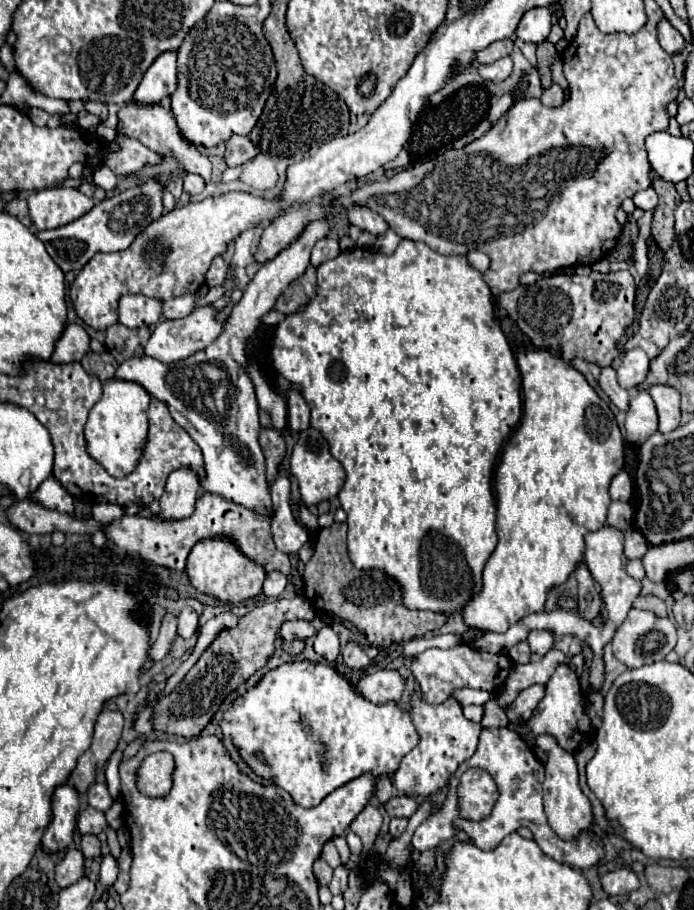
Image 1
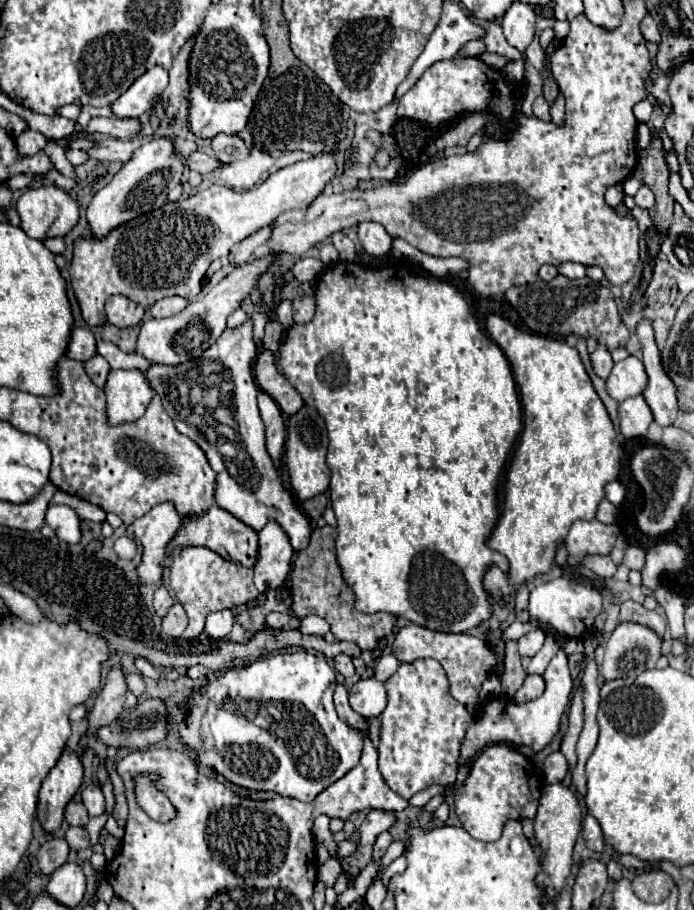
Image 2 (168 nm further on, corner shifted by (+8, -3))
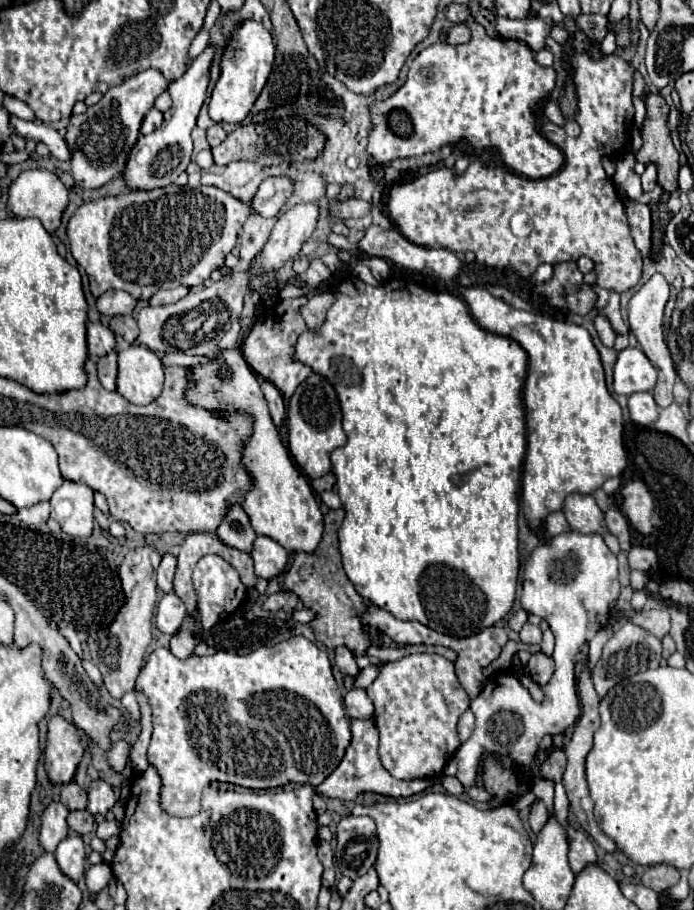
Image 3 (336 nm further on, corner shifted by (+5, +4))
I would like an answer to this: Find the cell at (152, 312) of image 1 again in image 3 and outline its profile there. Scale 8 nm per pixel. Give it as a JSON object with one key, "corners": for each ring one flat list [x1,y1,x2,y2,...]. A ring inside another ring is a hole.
{"corners":[[107,290,103,296,97,298,97,310,103,316,117,316,117,314,131,314,135,308,135,298,131,298,123,290]]}

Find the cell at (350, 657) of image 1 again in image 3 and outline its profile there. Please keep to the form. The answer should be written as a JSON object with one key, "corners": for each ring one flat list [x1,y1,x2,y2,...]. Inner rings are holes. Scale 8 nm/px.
{"corners":[[345,646,335,648,335,664,343,676,357,676,359,674,359,666,355,662,355,656]]}

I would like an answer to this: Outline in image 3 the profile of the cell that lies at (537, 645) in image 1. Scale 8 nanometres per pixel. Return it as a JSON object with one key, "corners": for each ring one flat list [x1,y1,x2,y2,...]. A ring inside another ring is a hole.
{"corners":[[525,624,519,632,519,638,523,644,539,644,541,642,541,630,539,626,533,626,533,624]]}

